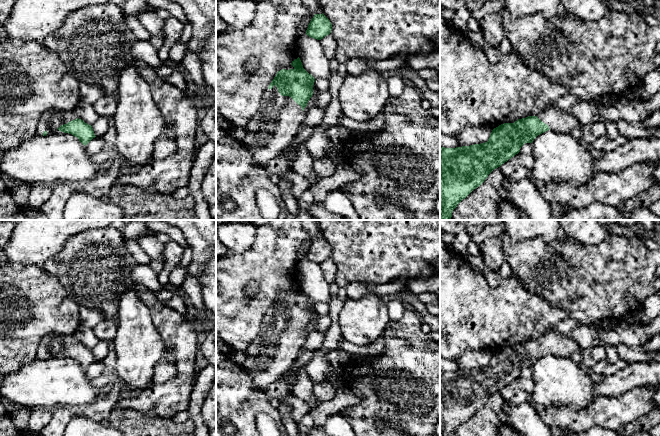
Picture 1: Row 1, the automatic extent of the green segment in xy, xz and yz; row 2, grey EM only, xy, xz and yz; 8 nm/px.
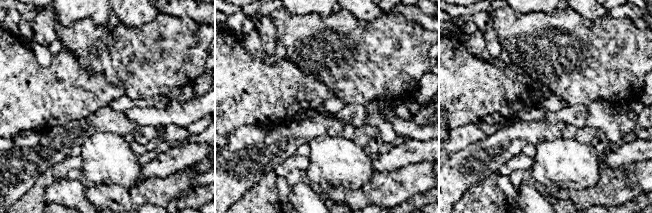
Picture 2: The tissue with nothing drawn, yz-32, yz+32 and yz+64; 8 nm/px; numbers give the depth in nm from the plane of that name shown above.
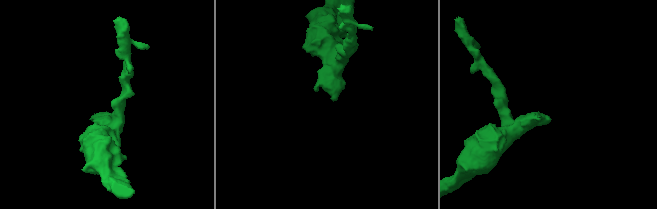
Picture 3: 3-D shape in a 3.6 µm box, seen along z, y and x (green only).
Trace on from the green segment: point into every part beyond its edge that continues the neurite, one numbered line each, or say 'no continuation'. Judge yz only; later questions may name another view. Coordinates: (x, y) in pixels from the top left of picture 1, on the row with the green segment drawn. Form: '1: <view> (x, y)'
1: yz (558, 120)

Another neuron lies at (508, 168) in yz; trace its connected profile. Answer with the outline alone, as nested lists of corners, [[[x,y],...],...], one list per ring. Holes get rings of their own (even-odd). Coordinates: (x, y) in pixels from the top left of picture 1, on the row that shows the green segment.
[[[518,153],[507,162],[500,166],[500,170],[504,176],[510,177],[519,167],[526,167],[530,171],[533,168],[533,157],[531,154]]]

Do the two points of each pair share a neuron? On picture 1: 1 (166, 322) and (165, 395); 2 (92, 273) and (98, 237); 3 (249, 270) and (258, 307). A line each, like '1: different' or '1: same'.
1: same
2: same
3: same

